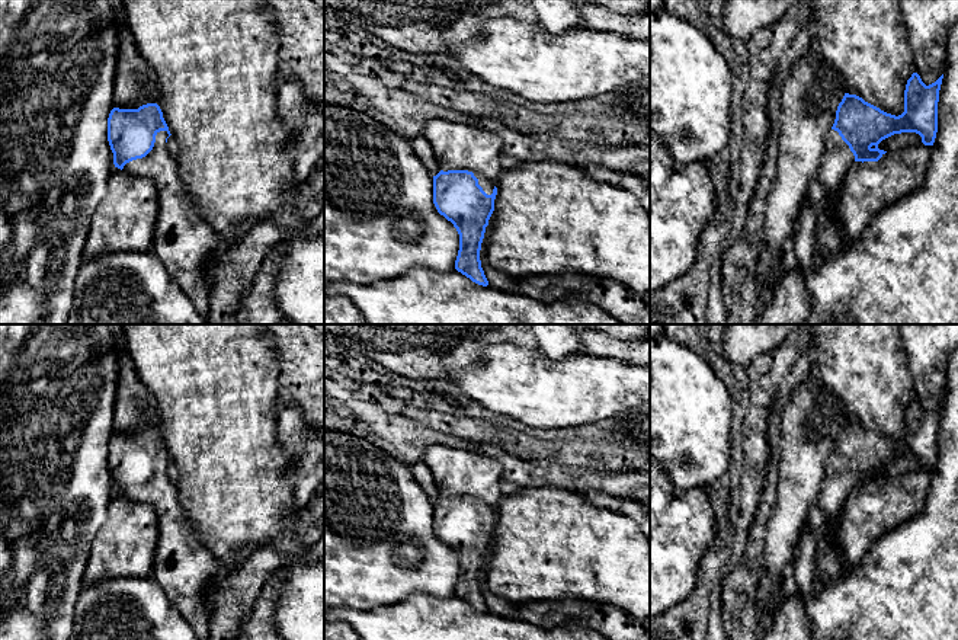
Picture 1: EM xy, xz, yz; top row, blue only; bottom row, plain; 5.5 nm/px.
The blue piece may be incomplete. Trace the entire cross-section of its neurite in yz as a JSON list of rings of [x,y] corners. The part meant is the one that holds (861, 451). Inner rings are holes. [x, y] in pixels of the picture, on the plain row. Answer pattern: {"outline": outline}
{"outline": [[[913,399],[904,416],[904,438],[898,442],[881,436],[856,420],[845,419],[837,432],[832,457],[826,464],[826,479],[818,495],[818,506],[826,512],[829,521],[839,515],[855,487],[878,487],[887,479],[879,476],[878,470],[894,460],[916,458],[925,471],[933,471],[938,458],[938,428],[942,404],[943,400],[926,412],[920,401]]]}

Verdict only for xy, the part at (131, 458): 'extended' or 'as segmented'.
extended

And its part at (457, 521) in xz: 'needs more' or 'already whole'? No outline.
needs more

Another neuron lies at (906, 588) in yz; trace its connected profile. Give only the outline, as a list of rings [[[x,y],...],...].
[[[958,346],[948,358],[946,375],[938,458],[923,512],[875,541],[845,579],[807,601],[810,640],[958,640]]]

